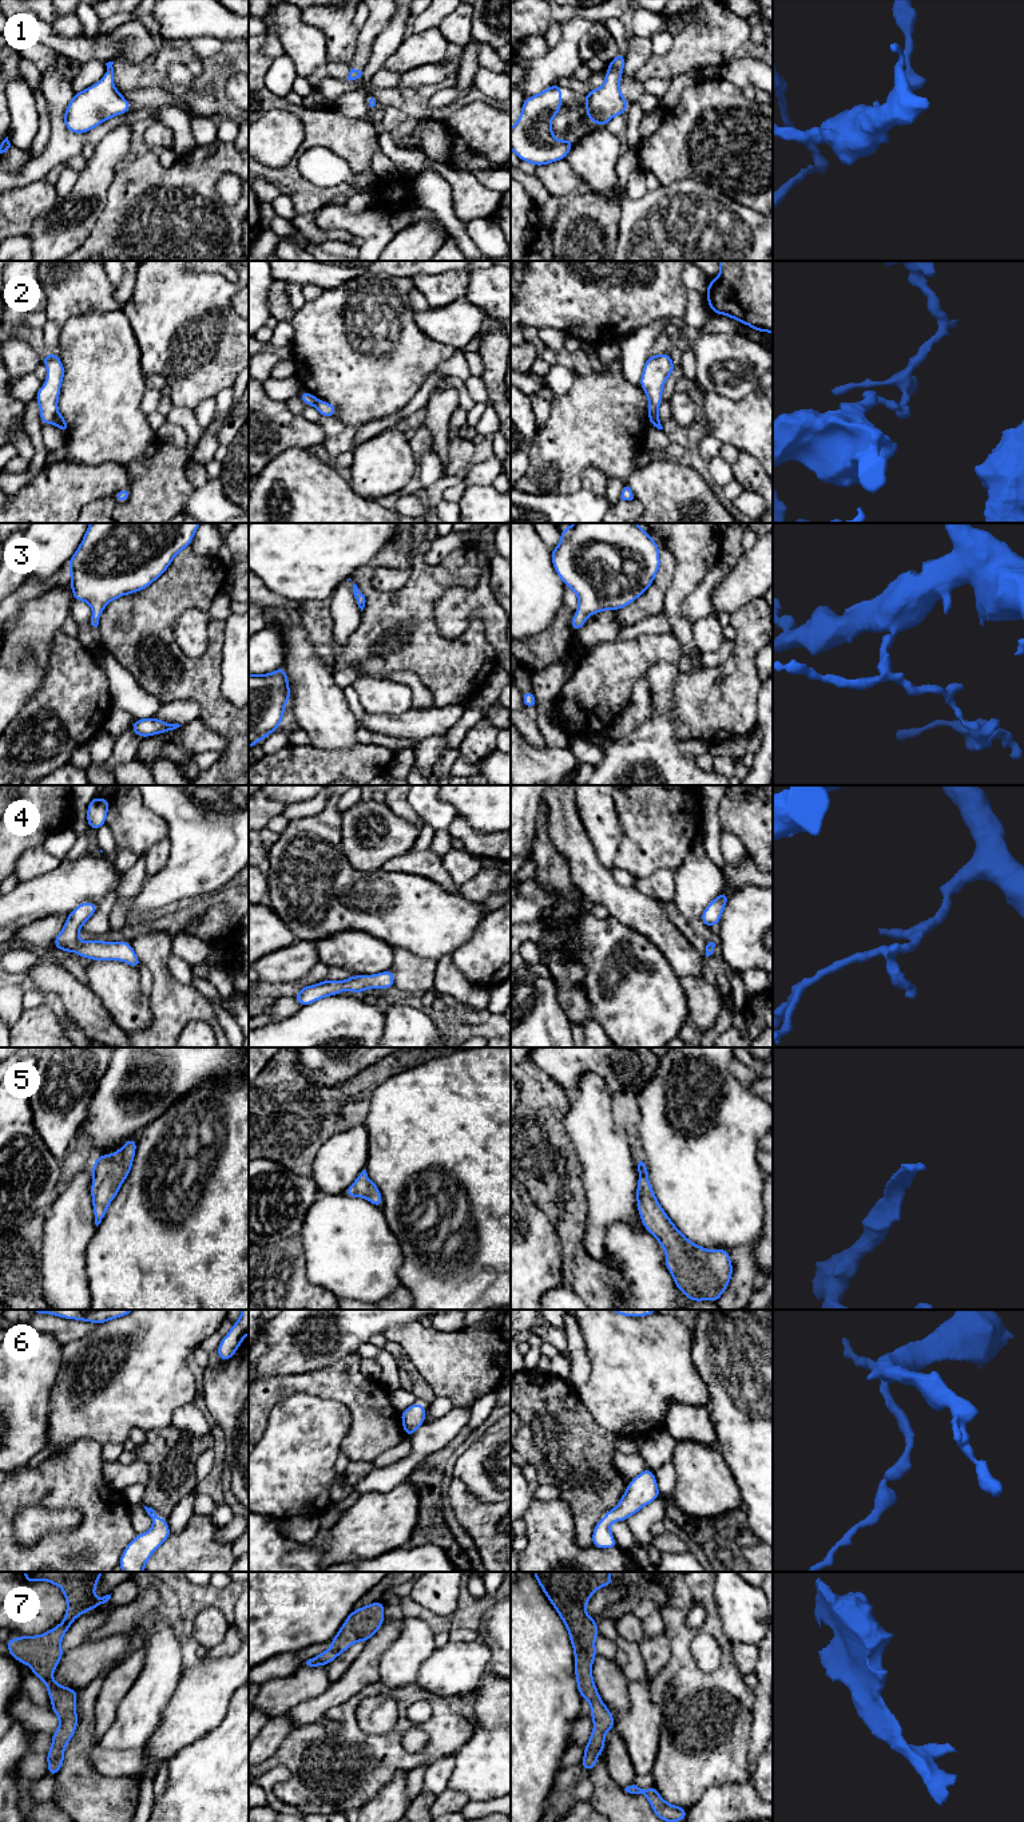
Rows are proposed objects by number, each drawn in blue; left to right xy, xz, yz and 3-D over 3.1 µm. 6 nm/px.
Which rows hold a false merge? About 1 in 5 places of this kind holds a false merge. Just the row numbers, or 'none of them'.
2

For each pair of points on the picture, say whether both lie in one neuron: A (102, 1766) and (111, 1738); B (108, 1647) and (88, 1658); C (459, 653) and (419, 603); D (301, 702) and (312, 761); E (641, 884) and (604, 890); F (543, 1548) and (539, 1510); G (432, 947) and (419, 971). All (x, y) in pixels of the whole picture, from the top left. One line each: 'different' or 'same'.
A: different
B: same
C: same
D: different
E: different
F: same
G: different

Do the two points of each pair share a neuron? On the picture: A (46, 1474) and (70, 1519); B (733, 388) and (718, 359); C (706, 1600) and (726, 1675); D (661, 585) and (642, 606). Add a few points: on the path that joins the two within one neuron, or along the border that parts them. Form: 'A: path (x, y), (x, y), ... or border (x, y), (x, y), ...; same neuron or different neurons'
A: border (34, 1505), (75, 1509), (82, 1521); different neurons
B: path (733, 381), (733, 373), (725, 365); same neuron
C: path (713, 1619), (714, 1628), (726, 1646), (726, 1656); same neuron
D: path (658, 590), (647, 601); same neuron

